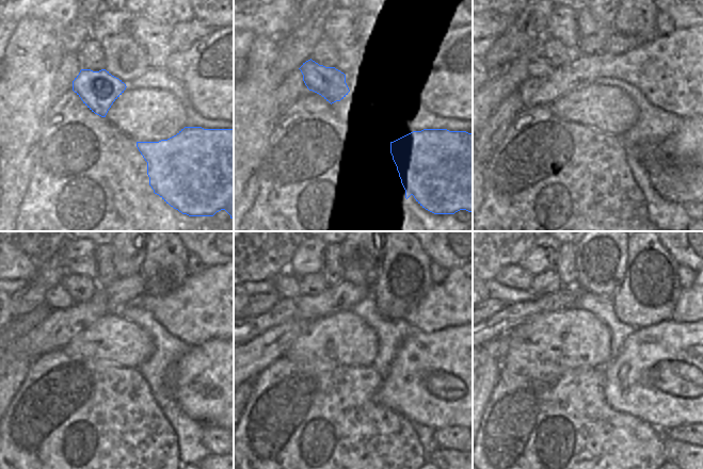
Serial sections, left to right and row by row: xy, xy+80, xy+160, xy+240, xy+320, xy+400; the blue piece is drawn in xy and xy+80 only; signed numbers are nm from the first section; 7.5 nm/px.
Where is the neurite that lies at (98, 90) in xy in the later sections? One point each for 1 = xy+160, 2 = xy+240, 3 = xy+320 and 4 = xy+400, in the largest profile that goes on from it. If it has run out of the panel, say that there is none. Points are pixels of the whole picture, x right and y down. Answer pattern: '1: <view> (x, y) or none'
1: xy+160 (540, 67)
2: xy+240 (58, 298)
3: xy+320 (286, 285)
4: xy+400 (514, 276)

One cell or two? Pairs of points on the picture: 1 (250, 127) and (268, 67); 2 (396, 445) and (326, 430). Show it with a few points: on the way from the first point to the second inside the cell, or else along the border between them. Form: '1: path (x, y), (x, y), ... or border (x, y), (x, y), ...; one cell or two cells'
1: path (250, 112), (250, 104), (260, 82); one cell
2: path (379, 445), (344, 445); one cell

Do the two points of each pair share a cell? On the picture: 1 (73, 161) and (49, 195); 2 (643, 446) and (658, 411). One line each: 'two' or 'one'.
1: one
2: two

